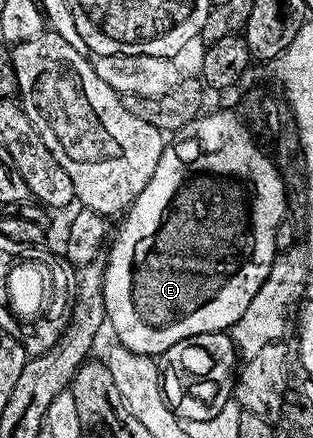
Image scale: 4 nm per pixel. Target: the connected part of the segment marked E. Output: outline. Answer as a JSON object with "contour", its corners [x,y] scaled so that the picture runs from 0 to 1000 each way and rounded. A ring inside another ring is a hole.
{"contour":[[[751,251],[677,253],[642,260],[636,272],[591,290],[562,329],[527,333],[518,358],[492,386],[492,404],[441,441],[441,450],[422,461],[419,473],[406,475],[393,493],[396,511],[383,518],[383,530],[355,548],[351,562],[339,573],[339,598],[332,603],[332,687],[339,692],[339,737],[371,763],[367,774],[387,790],[415,797],[435,811],[482,811],[489,815],[521,813],[569,779],[604,774],[645,760],[674,756],[725,758],[786,710],[812,674],[837,655],[853,626],[863,623],[866,605],[888,580],[882,571],[882,525],[888,514],[923,489],[920,441],[907,422],[907,409],[895,400],[895,388],[882,384],[872,356],[856,354],[840,333],[812,315],[802,299],[773,279]]]}

